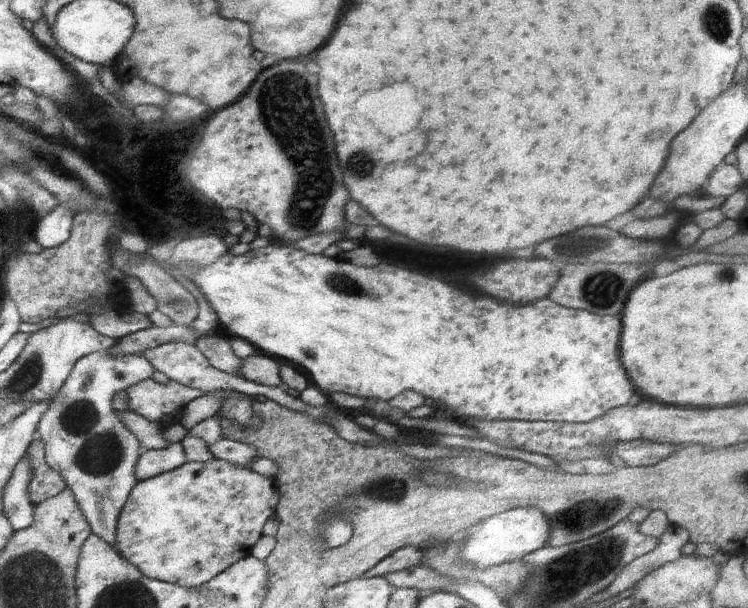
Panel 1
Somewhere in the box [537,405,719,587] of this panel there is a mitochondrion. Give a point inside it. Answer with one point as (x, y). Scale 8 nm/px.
(584, 514)

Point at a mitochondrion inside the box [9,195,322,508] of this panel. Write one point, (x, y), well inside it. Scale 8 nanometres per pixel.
(99, 453)

